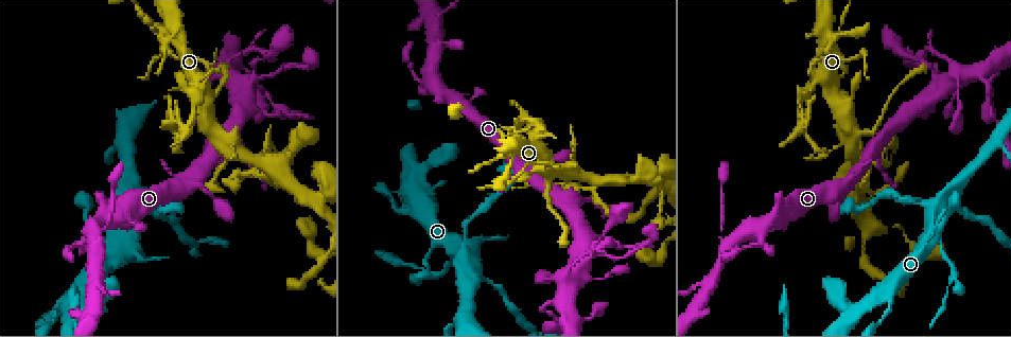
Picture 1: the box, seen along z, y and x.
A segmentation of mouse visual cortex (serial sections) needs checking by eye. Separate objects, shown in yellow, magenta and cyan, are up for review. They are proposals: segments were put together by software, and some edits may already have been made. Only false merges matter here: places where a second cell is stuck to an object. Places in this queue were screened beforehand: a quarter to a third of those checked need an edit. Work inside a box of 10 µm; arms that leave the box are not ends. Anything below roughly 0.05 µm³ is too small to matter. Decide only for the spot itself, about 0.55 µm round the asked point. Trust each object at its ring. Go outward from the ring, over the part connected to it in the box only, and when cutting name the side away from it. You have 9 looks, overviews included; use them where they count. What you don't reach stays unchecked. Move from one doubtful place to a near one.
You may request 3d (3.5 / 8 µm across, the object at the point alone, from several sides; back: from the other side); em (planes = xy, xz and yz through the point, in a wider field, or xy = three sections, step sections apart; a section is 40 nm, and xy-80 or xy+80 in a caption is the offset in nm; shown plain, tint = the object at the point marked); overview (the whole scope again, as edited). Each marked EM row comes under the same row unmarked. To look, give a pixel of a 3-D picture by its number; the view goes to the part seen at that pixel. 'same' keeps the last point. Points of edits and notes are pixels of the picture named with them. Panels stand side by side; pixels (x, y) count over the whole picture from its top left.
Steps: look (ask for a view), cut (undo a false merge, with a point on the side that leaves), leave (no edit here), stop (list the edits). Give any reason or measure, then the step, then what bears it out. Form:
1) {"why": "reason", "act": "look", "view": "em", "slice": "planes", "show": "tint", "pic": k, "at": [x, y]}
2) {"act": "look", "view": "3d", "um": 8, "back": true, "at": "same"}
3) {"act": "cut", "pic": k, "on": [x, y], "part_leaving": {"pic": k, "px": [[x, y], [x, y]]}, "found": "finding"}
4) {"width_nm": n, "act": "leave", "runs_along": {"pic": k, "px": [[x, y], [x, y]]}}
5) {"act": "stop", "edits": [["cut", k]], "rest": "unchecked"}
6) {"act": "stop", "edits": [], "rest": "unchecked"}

{"why": "arms part here", "act": "look", "view": "3d", "um": 3.5, "pic": 1, "at": [278, 165]}

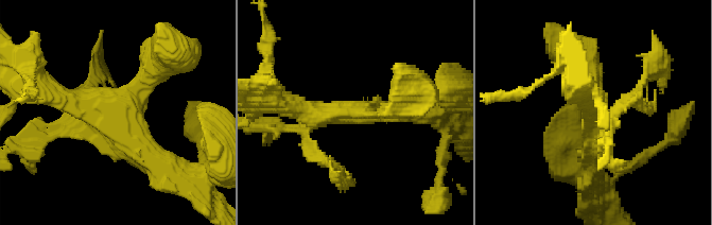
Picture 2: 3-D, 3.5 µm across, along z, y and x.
{"act": "cut", "pic": 2, "on": [34, 132], "found": "two cells meet here"}

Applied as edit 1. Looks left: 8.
{"why": "see it whole again", "act": "look", "view": "overview"}

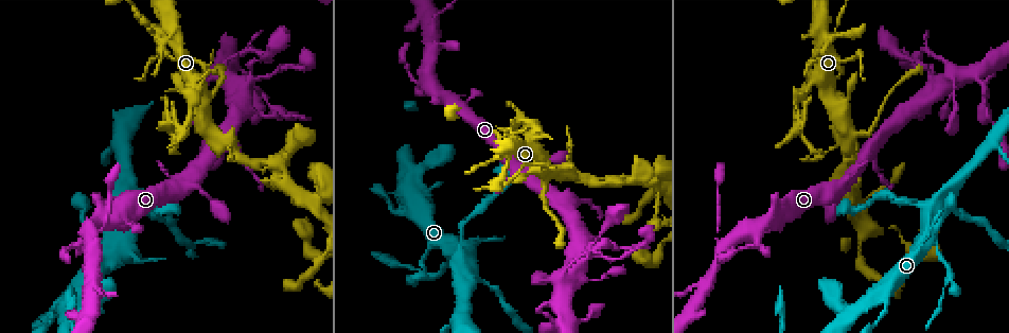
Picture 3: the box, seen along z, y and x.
{"why": "a narrow waist", "act": "look", "view": "3d", "um": 3.5, "pic": 3, "at": [987, 110]}

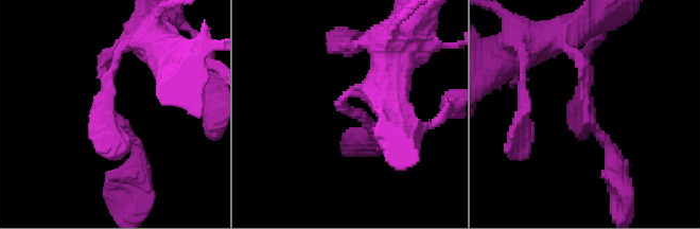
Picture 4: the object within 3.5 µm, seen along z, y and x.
{"arm_widths_nm": [150, 150], "why": "need the tissue", "act": "look", "view": "em", "slice": "xy", "step": 1, "show": "tint", "pic": 4, "at": [587, 108]}

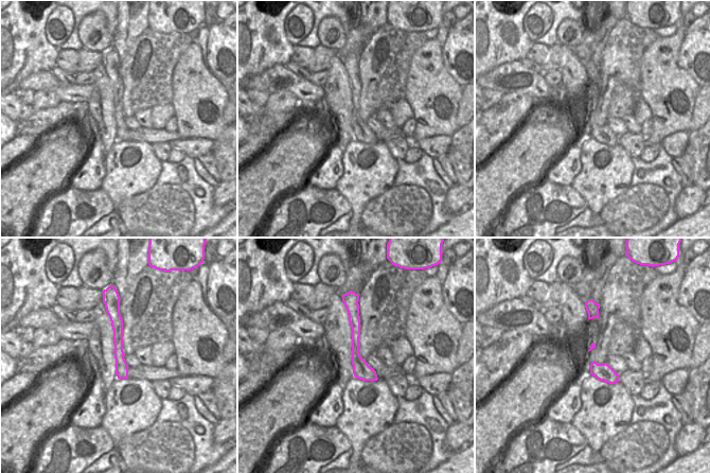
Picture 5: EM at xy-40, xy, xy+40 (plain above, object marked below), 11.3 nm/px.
{"act": "leave", "runs_along": {"pic": 4, "px": [[571, 51], [614, 164]]}, "found": "continuous, no second cell"}

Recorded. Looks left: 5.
{"why": "small branch off a trunk", "act": "look", "view": "3d", "um": 8, "pic": 3, "at": [464, 254]}

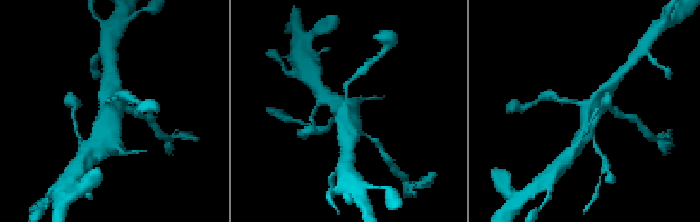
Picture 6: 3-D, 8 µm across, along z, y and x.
{"why": "closer look", "act": "look", "view": "3d", "um": 3.5, "back": true, "at": "same"}

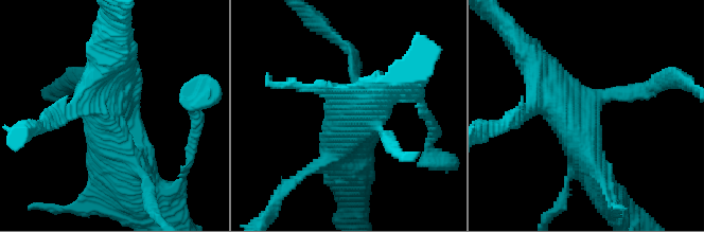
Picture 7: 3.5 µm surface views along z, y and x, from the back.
{"why": "need the tissue", "act": "look", "view": "em", "slice": "xy", "step": 1, "show": "tint", "pic": 7, "at": [582, 110]}

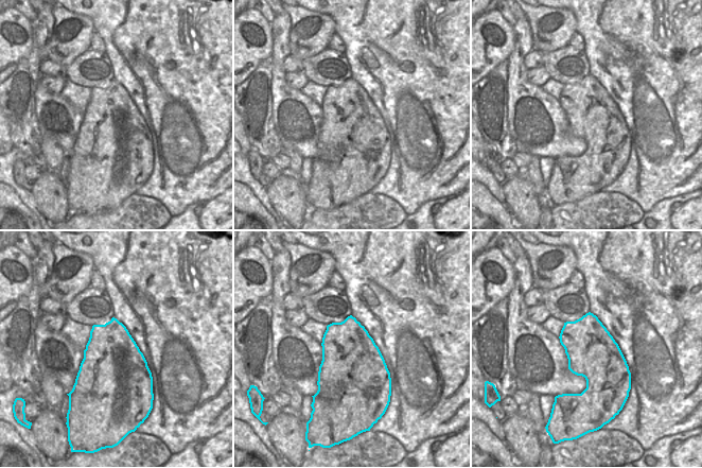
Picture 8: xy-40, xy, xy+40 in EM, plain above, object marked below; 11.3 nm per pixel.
{"width_nm": 750, "act": "leave", "runs_along": {"pic": 7, "px": [[590, 170], [555, 82], [527, 56]]}, "found": "continuous, no second cell"}

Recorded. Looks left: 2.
{"act": "look", "view": "em", "slice": "xy", "step": 3, "show": "tint", "pic": 3, "at": [420, 268]}

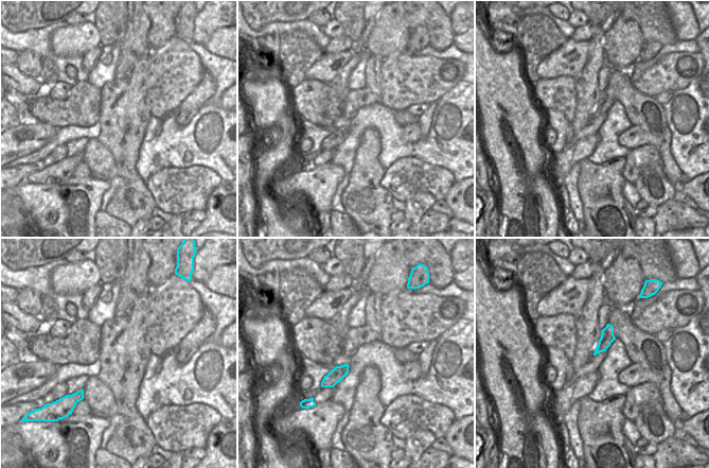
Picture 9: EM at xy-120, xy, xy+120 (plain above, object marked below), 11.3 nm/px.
{"why": "see where the arms go", "act": "look", "view": "3d", "um": 3.5, "at": "same"}

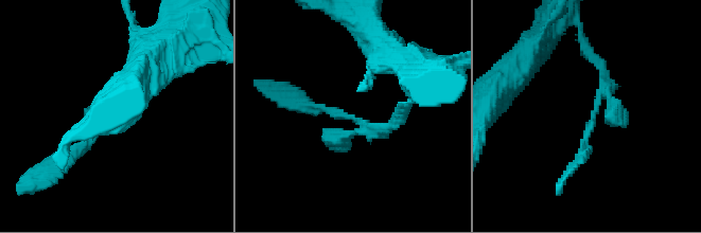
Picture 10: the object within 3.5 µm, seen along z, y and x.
{"act": "leave", "runs_along": {"pic": 10, "px": [[162, 58], [68, 156]]}, "found": "continuous, no second cell"}

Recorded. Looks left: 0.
{"act": "stop", "edits": [["cut", 2]], "rest": "unchecked"}

